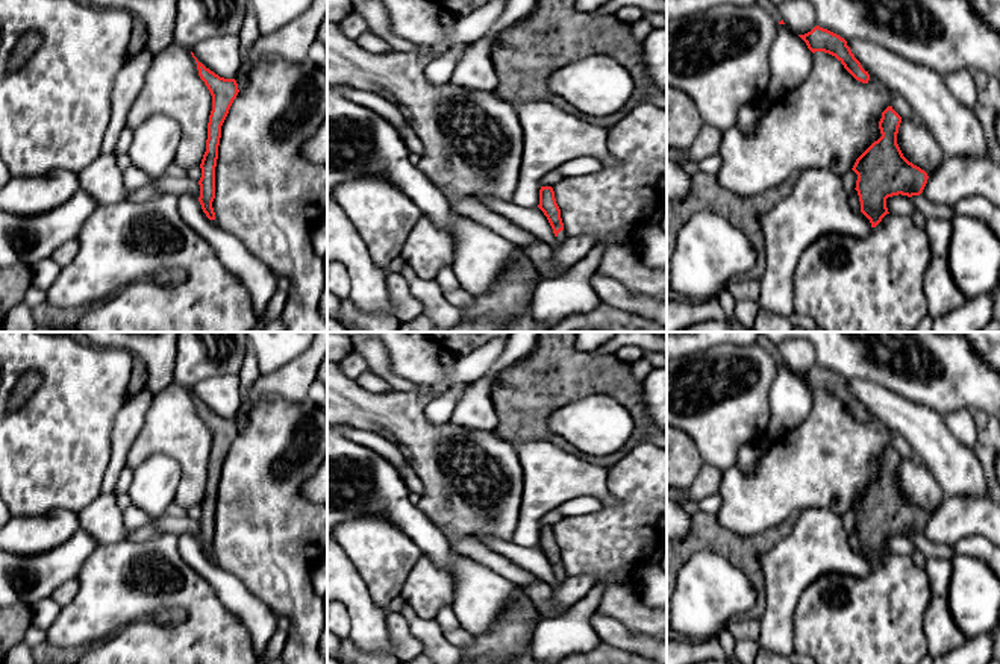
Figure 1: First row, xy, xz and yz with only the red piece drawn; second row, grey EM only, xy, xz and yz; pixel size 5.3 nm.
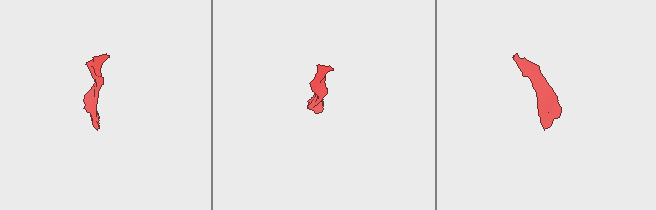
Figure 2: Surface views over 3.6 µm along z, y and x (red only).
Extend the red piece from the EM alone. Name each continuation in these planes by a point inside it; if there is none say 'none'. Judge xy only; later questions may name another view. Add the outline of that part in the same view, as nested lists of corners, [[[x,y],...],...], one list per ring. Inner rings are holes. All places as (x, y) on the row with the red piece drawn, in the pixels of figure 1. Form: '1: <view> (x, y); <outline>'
none

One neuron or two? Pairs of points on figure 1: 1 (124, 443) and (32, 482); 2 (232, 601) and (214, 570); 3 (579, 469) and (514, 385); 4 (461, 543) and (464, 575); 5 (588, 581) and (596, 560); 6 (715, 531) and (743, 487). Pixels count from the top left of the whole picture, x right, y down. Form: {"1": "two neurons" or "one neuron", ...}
{"1": "two neurons", "2": "one neuron", "3": "two neurons", "4": "two neurons", "5": "two neurons", "6": "two neurons"}

